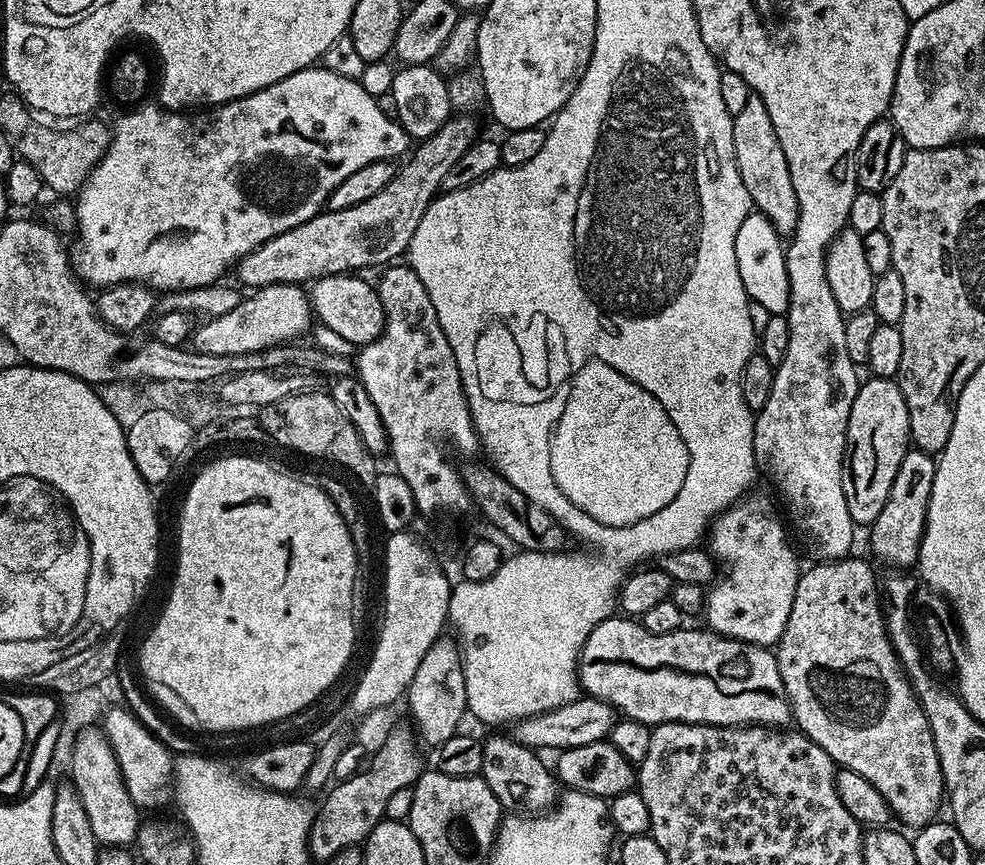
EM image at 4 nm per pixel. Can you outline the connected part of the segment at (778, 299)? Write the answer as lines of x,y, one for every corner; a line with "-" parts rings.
757,212
748,214
745,222
738,228
735,238
735,257
743,288
749,299
765,311
767,315
785,315
789,306
788,268
785,266
786,250
779,232
766,217

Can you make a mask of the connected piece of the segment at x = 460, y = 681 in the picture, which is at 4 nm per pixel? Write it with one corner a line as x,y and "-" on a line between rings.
439,638
426,650
413,680
409,682
406,691
407,700
408,712
416,719
415,731
423,743
425,740
429,744
429,749
439,748
442,742
446,742
446,738
456,735
461,727
460,719
468,712
468,699
464,662
460,645
455,639

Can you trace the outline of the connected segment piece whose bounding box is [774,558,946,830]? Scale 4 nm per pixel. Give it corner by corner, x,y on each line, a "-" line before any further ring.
852,559
819,562
809,572
801,571
786,630
782,630
782,638
774,646
778,674
782,674
795,727
822,746
833,764
862,774
886,798
897,821
919,830
937,819
936,811
942,808
946,796
938,750
916,691
910,686
887,634
878,580
872,577
872,568
866,561

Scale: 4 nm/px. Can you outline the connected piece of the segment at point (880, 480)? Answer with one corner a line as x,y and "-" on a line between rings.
872,376
861,383
850,410
842,462
842,494
846,494
853,524
870,526
882,514
882,506
890,498
890,486
894,486
894,474
898,474
902,458
910,451
909,426
906,398
895,379

